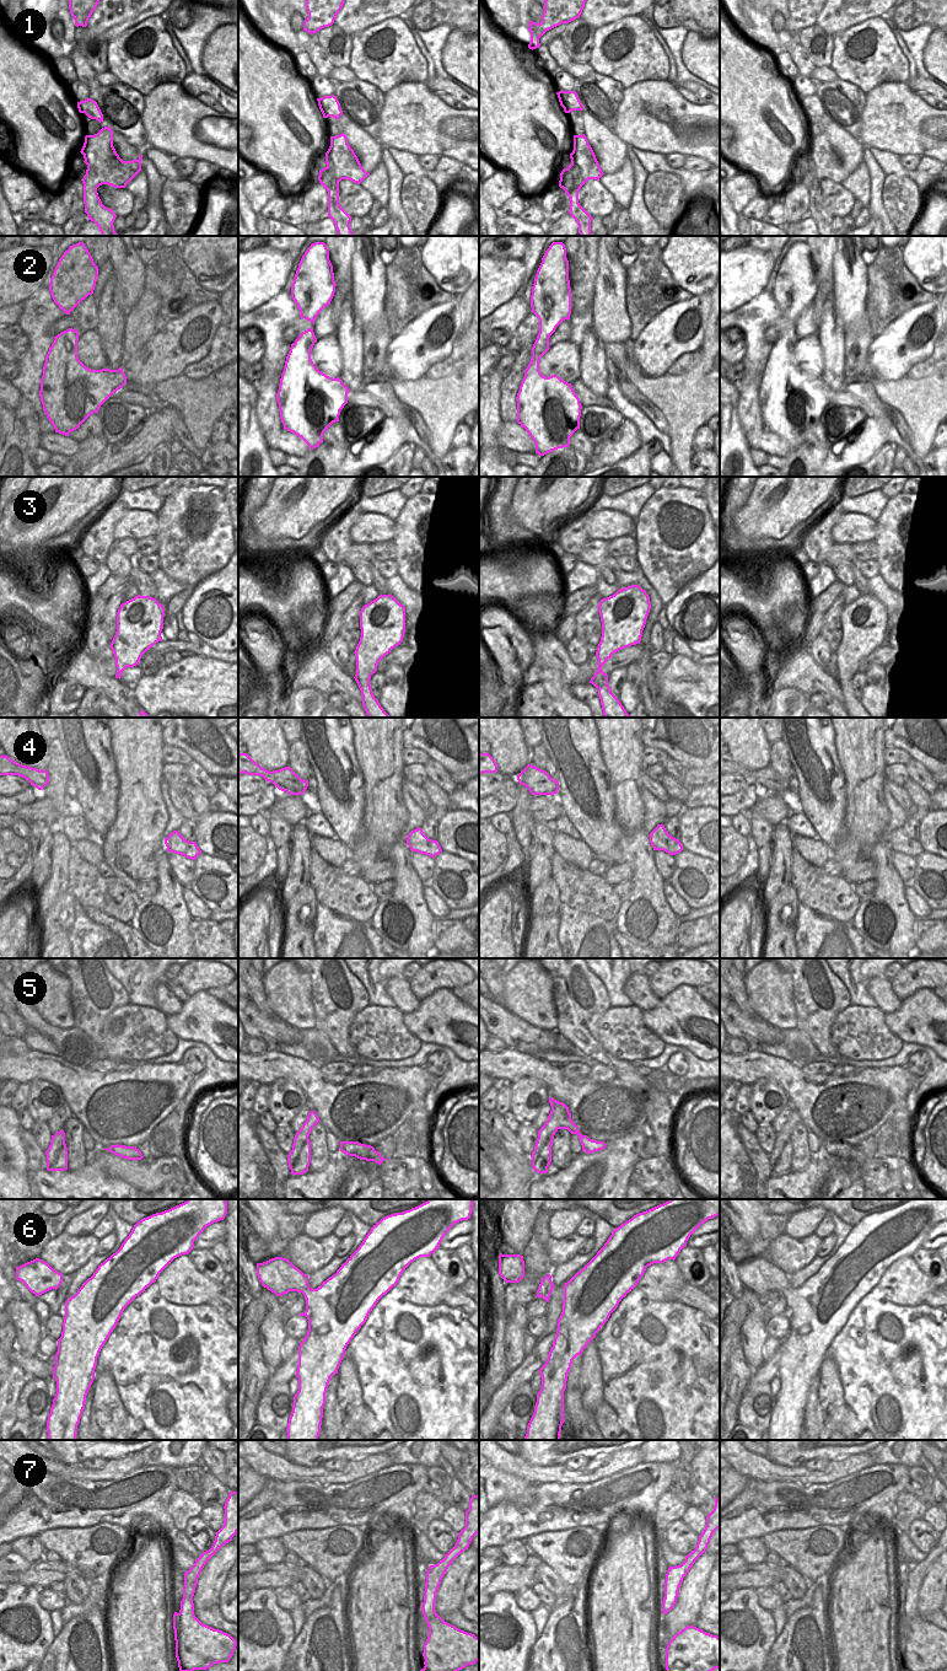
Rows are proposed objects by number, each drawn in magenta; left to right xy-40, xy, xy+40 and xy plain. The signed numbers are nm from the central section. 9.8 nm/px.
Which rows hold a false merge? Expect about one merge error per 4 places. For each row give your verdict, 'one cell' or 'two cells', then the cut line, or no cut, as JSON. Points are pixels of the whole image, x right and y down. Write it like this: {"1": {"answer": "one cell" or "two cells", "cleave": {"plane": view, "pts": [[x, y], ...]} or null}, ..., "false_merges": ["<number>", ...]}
{"1": {"answer": "two cells", "cleave": {"plane": "xy-40", "pts": [[117, 154], [107, 159], [101, 170], [86, 173]]}}, "2": {"answer": "one cell", "cleave": null}, "3": {"answer": "one cell", "cleave": null}, "4": {"answer": "one cell", "cleave": null}, "5": {"answer": "one cell", "cleave": null}, "6": {"answer": "one cell", "cleave": null}, "7": {"answer": "one cell", "cleave": null}, "false_merges": ["1"]}

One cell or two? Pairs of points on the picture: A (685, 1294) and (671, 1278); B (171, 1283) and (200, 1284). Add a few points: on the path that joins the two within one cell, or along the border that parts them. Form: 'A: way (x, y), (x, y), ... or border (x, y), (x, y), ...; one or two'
A: border (685, 1283), (676, 1293), (676, 1301); two
B: way (178, 1283), (193, 1285); one

